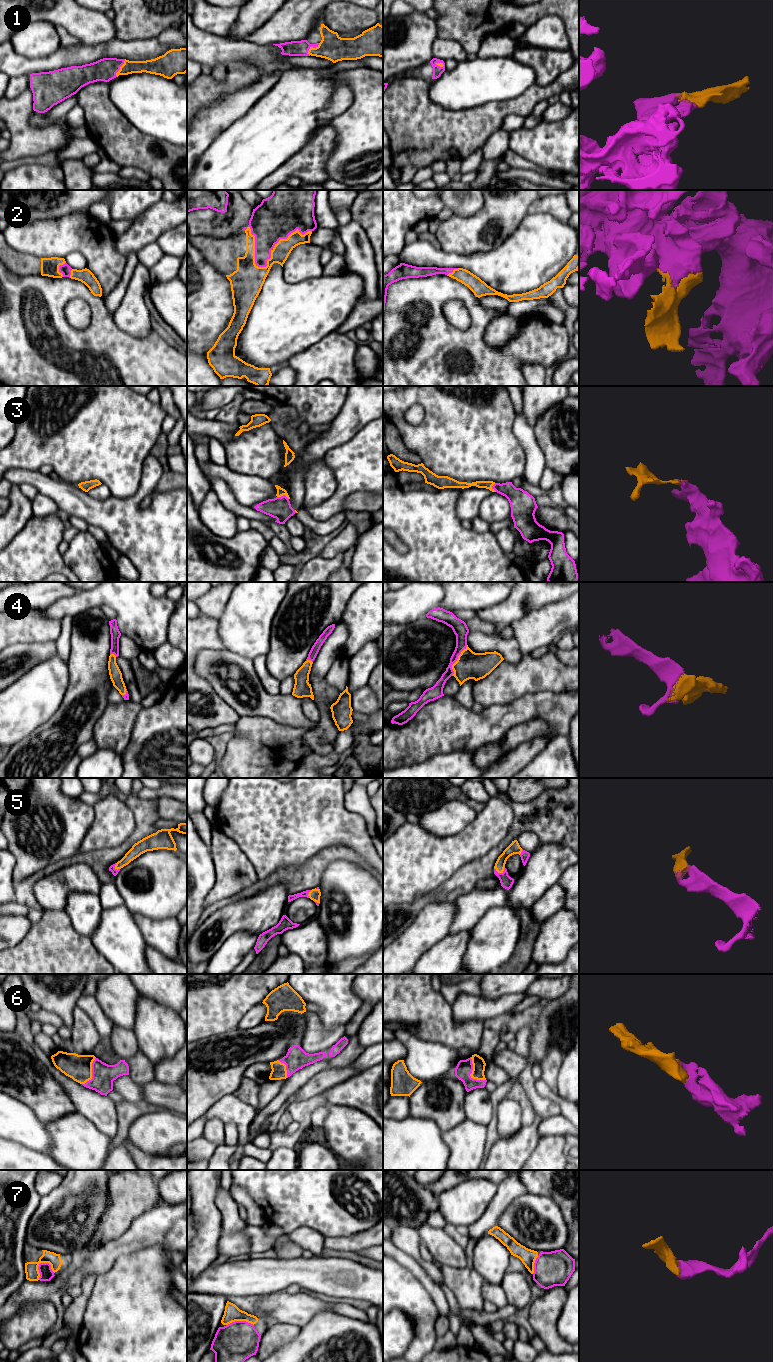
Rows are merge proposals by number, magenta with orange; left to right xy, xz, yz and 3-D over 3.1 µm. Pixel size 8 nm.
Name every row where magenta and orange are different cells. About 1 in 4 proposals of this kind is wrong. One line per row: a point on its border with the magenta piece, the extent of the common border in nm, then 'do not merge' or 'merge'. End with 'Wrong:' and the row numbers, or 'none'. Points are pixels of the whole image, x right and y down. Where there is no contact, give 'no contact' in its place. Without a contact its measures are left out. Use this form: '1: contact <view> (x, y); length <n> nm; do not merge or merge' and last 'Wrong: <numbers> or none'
1: contact xz (312, 46); length 130 nm; merge
2: contact xz (266, 262); length 550 nm; merge
3: contact xz (283, 495); length 100 nm; merge
4: contact yz (456, 660); length 280 nm; merge
5: contact yz (499, 873); length 90 nm; merge
6: contact yz (470, 1073); length 220 nm; merge
7: contact xy (38, 1267); length 170 nm; merge
Wrong: none

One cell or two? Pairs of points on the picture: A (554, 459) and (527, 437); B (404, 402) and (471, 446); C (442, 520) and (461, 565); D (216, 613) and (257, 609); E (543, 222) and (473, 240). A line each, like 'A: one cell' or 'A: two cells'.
A: two cells
B: one cell
C: one cell
D: two cells
E: two cells

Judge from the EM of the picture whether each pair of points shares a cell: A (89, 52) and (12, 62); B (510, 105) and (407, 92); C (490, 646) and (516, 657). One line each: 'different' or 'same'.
A: same
B: same
C: same

